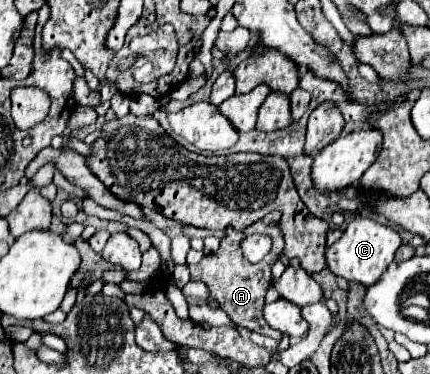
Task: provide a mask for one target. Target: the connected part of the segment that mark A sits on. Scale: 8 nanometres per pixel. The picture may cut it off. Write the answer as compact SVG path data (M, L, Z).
M273 211L265 219L253 223L249 229L241 231L243 235L251 235L251 233L271 235L273 247L259 263L253 265L239 253L239 231L229 229L229 231L225 231L225 239L221 241L219 251L205 255L197 265L189 265L191 279L203 281L207 285L209 295L219 303L219 309L223 309L237 327L245 327L249 331L275 337L279 341L282 339L282 333L267 325L263 315L261 315L261 307L265 305L265 293L267 293L267 287L271 285L271 267L283 251L283 235L281 235L281 229L279 229L280 218L281 213Z

